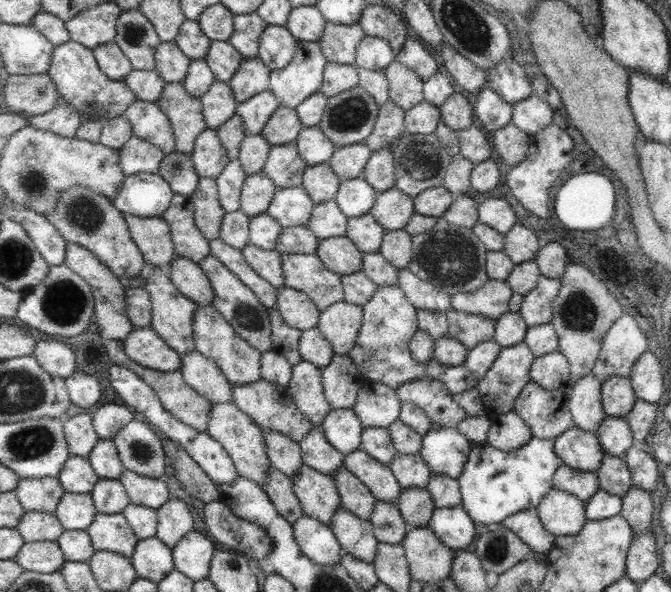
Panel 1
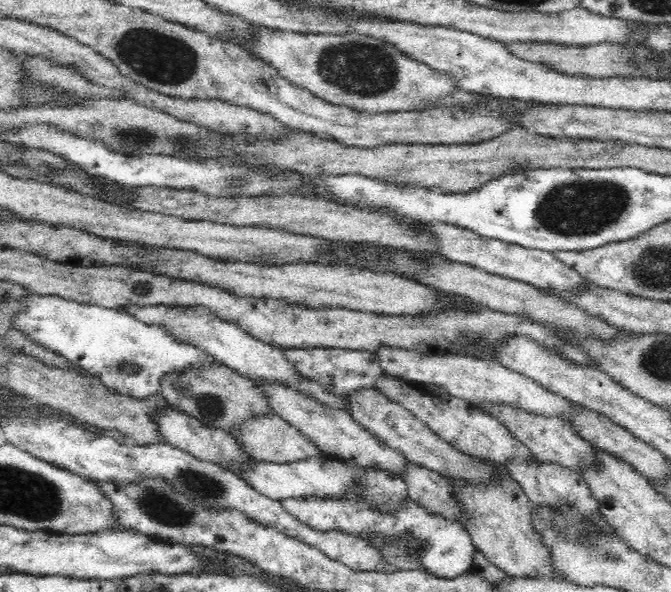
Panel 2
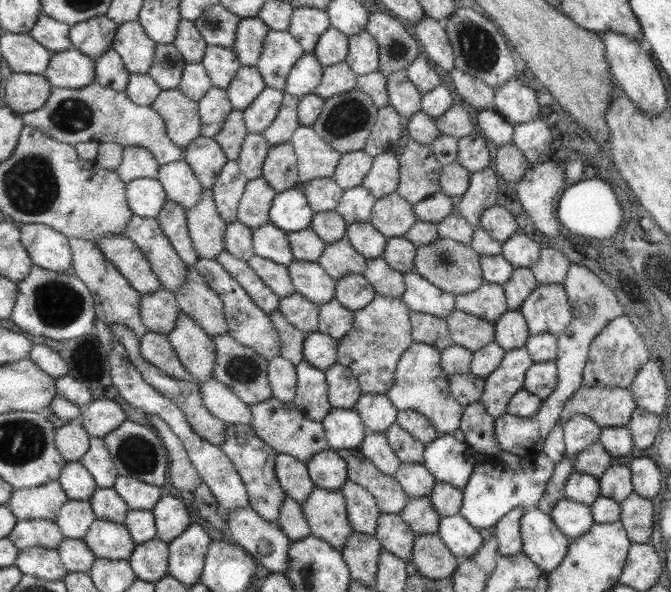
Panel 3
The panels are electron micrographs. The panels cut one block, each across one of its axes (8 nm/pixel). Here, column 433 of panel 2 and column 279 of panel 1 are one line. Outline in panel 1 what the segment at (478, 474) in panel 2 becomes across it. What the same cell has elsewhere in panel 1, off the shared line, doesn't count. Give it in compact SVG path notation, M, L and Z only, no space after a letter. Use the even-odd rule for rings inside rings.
M264 431L264 443L268 447L272 466L290 477L297 476L304 465L300 443L281 432L273 431Z

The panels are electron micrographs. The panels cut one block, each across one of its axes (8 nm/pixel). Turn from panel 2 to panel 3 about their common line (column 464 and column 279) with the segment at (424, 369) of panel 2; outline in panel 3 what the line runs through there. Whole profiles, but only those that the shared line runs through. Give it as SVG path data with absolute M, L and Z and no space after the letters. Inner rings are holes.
M277 356L270 360L268 365L268 377L273 388L273 397L283 403L295 402L298 374L296 364L283 356Z

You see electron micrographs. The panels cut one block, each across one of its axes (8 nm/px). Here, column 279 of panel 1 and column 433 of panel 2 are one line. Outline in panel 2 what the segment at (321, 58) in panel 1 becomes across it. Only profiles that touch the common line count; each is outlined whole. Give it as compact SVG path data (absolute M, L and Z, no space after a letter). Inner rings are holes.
M264 27L259 32L259 42L248 50L252 56L279 70L290 82L308 89L318 98L329 103L344 105L360 112L387 113L401 110L413 111L429 101L441 98L457 86L452 78L440 73L423 62L410 58L394 45L380 39L356 33L345 35L294 33Z

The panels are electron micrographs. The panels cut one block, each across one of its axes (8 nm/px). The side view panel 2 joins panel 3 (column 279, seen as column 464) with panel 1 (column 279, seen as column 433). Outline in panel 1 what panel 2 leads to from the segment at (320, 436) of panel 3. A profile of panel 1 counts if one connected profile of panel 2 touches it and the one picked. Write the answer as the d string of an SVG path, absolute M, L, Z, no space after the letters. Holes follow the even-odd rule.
M261 378L260 381L250 384L232 384L233 403L264 431L281 432L296 442L303 442L311 433L314 425L301 412L288 394L288 388Z

